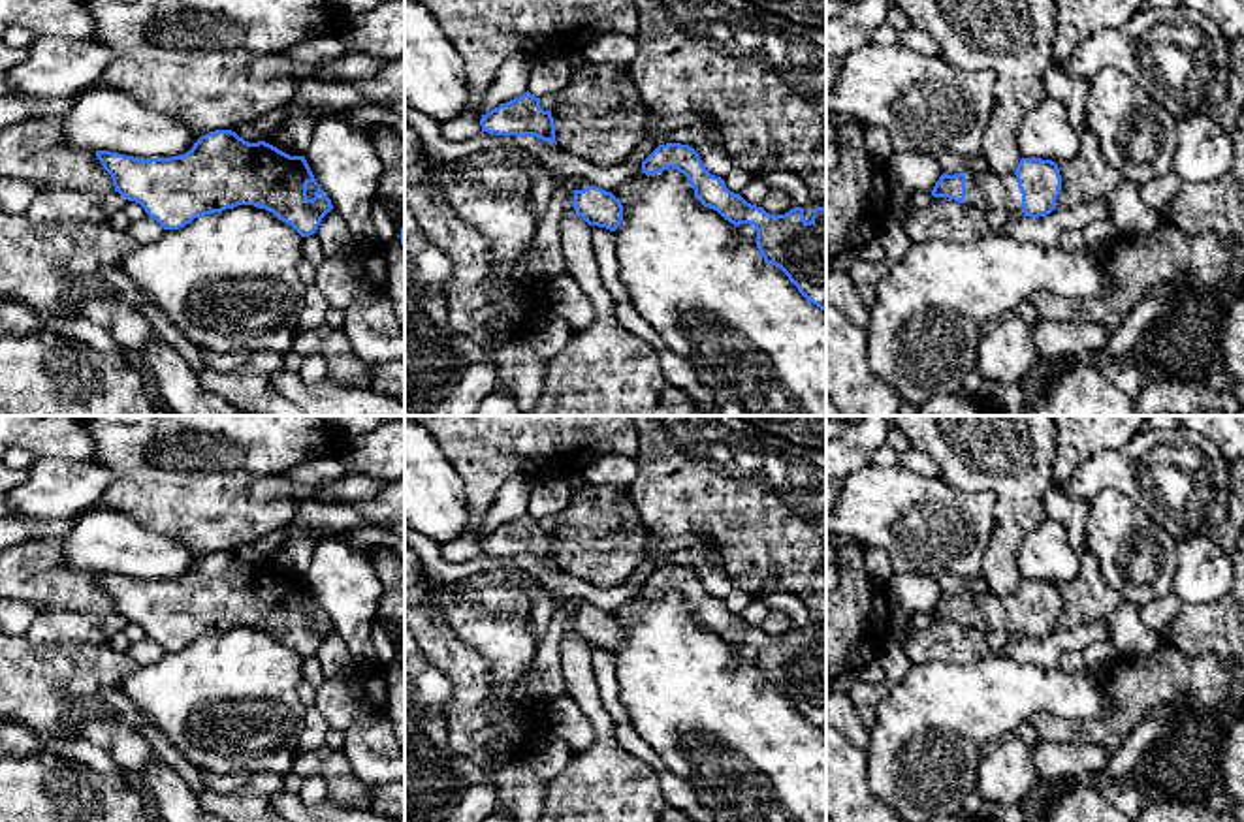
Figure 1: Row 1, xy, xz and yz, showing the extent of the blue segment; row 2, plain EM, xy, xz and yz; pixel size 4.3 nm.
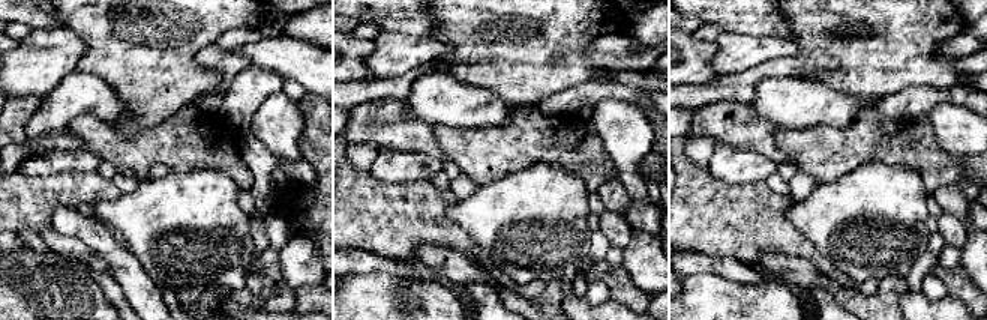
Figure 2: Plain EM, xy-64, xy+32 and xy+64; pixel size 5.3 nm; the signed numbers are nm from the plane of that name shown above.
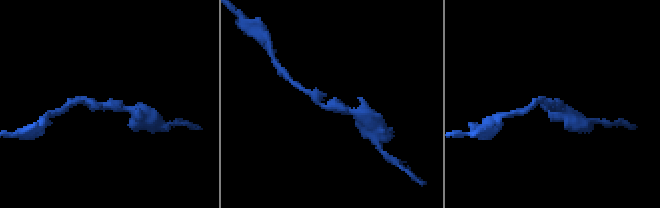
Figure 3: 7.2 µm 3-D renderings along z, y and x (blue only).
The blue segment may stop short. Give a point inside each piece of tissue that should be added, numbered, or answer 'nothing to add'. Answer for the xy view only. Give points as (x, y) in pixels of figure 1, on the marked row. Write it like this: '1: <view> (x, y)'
nothing to add

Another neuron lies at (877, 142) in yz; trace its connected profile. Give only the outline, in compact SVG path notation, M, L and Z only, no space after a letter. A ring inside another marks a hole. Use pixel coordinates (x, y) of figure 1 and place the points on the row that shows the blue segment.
M881 126L864 128L864 145L868 154L881 164L886 164L892 154L892 139L890 134Z

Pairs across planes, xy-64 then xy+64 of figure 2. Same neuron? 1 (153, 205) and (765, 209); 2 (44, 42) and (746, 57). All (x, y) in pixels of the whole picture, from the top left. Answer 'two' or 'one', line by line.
1: two
2: one

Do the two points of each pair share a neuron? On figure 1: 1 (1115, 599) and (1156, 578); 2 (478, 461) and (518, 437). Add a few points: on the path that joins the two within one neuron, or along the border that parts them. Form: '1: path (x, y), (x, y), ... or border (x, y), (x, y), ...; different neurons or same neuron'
1: border (1096, 559), (1101, 576), (1126, 600); different neurons
2: path (488, 452), (503, 437), (509, 437); same neuron

